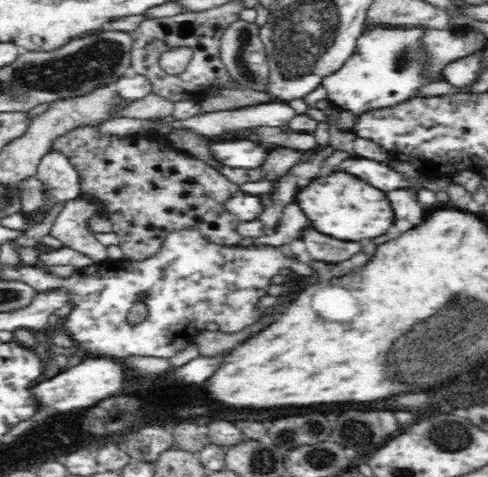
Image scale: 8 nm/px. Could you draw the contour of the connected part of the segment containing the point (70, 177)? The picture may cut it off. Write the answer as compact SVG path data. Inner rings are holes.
M53 149L40 157L37 172L40 179L52 187L52 204L80 198L79 172L66 153Z

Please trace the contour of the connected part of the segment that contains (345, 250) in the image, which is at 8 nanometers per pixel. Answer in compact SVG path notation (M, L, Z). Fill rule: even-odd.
M312 232L312 236L306 238L308 252L311 258L324 260L324 262L344 262L354 258L364 250L362 242L358 244L346 244L342 240L334 240L330 236L322 236L320 232Z

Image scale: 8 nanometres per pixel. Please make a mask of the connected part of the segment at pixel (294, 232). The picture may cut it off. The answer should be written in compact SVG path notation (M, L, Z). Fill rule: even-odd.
M289 204L283 210L282 222L278 223L268 234L255 238L254 244L264 244L268 246L290 246L292 240L302 240L304 232L312 228L310 220L302 216L300 208L296 204Z

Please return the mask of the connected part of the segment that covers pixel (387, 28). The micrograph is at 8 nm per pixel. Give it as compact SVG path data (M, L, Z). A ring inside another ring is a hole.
M382 21L367 24L365 32L358 38L352 56L346 59L340 70L334 72L322 82L328 92L328 100L338 108L352 110L352 112L359 115L361 112L371 108L387 107L410 100L414 96L417 97L422 94L434 82L446 80L444 70L448 68L447 64L443 64L443 68L434 73L433 56L425 42L431 30L434 29L424 24L386 24Z

